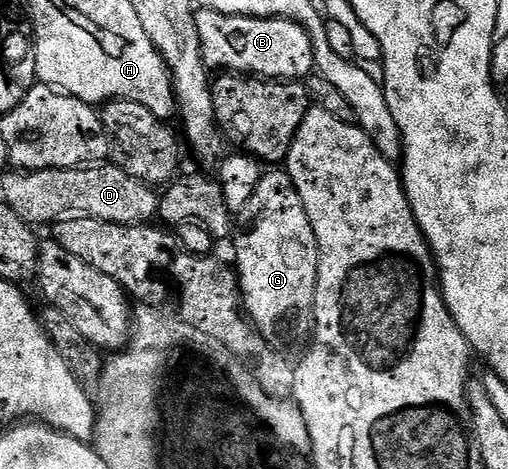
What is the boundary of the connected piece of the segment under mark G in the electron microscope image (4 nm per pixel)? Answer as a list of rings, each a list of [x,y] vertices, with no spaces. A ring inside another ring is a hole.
[[[287,171],[280,173],[265,172],[254,187],[249,201],[235,214],[234,217],[234,242],[236,257],[234,268],[236,276],[240,278],[240,296],[242,309],[247,320],[264,335],[271,335],[276,329],[276,324],[281,323],[287,315],[286,310],[292,308],[292,301],[300,297],[300,285],[304,281],[318,279],[318,263],[320,252],[314,235],[314,227],[310,227],[310,219],[306,215],[306,207],[302,207],[302,199],[294,187]]]

